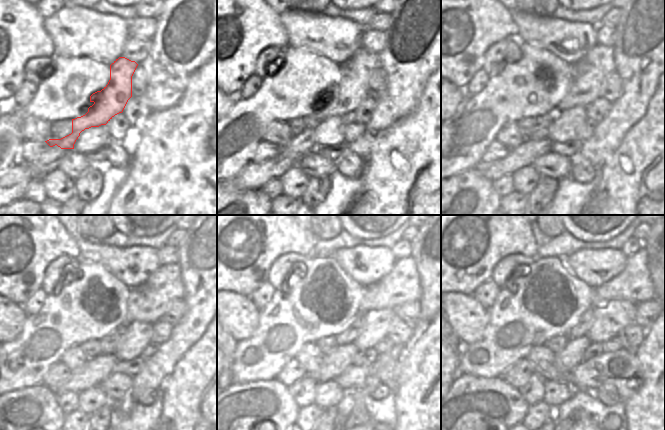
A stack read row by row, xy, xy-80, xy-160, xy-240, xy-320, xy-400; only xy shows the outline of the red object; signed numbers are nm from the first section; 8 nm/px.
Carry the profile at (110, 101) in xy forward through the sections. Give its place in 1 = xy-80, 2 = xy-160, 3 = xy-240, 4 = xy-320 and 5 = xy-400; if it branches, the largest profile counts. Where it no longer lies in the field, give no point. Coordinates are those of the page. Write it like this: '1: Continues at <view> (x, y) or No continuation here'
1: Continues at xy-80 (351, 90)
2: Continues at xy-160 (587, 75)
3: Continues at xy-240 (148, 302)
4: Continues at xy-320 (401, 285)
5: Continues at xy-400 (633, 284).

